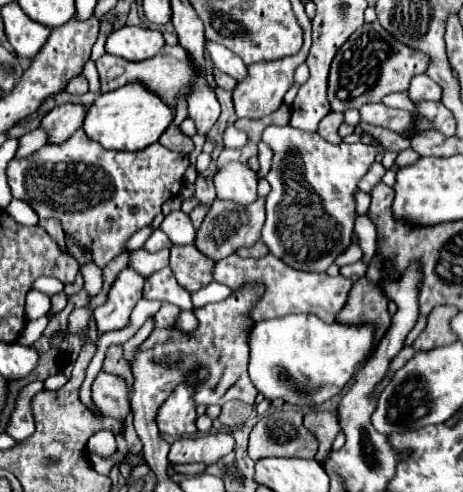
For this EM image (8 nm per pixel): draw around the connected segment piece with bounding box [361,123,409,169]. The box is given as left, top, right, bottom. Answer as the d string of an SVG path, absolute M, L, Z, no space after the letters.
M361 123L361 129L367 131L367 133L371 133L373 137L377 137L377 139L383 143L383 147L387 147L387 153L383 155L383 165L385 165L387 169L393 165L397 153L399 153L401 149L407 149L407 147L409 147L409 139L407 139L405 135L401 135L401 133L393 133L393 131L389 131L389 129L373 127L373 125L367 125L367 123Z

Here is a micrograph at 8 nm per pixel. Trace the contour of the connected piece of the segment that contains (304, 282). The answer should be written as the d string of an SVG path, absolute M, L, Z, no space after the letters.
M273 253L261 259L241 259L237 255L229 255L217 263L215 281L231 287L233 291L239 291L245 285L257 285L257 283L265 287L265 293L253 305L253 311L251 311L253 321L275 319L289 313L313 313L321 321L333 323L339 309L345 305L347 293L353 285L351 279L341 277L341 275L329 277L325 273L303 273L303 271L291 269L289 265L279 261L279 257L275 257Z

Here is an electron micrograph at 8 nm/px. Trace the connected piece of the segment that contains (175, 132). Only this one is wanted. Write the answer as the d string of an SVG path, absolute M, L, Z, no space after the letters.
M169 125L165 129L165 133L159 137L159 143L171 151L183 151L183 153L191 153L193 151L193 141L191 137L183 135L175 125Z

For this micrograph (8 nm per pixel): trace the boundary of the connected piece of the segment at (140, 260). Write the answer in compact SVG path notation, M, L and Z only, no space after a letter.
M135 249L129 253L129 265L139 271L143 277L163 269L169 265L169 249L161 249L157 253L149 253L145 249Z

